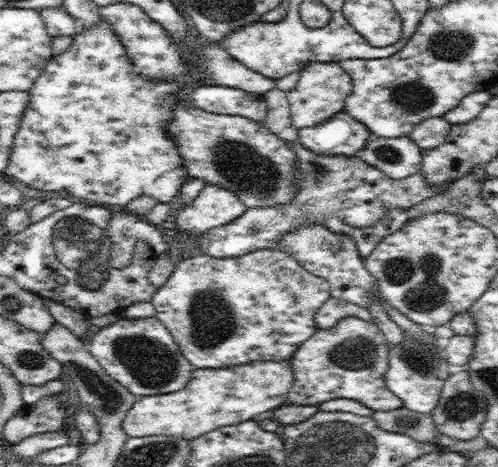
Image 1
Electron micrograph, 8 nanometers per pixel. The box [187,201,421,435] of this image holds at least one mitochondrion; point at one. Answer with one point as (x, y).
(353, 353)

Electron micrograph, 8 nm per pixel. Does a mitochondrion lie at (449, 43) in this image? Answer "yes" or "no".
yes

